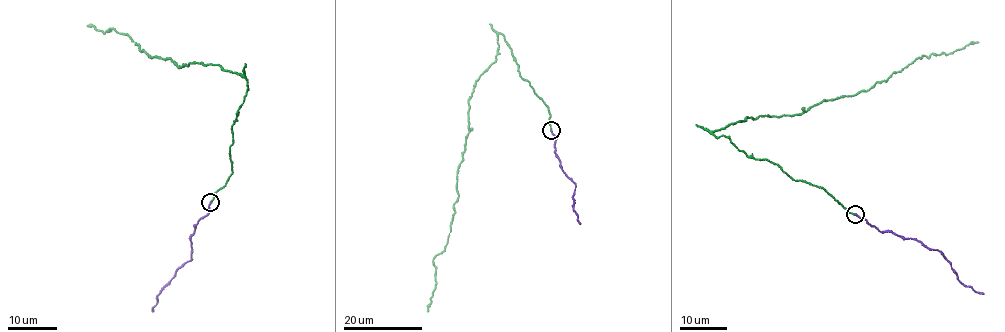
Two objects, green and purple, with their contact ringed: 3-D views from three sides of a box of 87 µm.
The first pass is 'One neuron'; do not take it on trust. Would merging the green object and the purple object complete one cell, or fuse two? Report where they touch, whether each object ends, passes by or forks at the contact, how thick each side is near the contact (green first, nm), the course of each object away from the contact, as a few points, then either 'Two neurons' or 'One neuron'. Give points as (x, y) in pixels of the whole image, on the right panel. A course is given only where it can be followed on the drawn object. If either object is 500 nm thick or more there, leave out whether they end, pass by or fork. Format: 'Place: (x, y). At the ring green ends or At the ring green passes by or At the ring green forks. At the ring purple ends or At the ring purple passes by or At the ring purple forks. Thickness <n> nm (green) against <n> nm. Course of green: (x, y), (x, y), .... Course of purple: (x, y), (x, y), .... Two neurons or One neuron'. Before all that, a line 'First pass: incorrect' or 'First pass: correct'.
First pass: correct
Place: (855, 214). At the ring green ends. At the ring purple ends. Thickness 200 nm (green) against 200 nm. Course of green: (855, 214), (823, 189), (712, 132), (747, 117), (793, 116), (856, 95), (923, 55), (978, 42). Course of purple: (856, 214), (879, 231), (913, 238), (939, 251), (962, 284), (983, 294). One neuron

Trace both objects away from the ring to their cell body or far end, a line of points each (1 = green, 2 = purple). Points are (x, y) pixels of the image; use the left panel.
1: (211, 202), (233, 172), (231, 126), (246, 78), (217, 64), (179, 67), (149, 58), (127, 34), (86, 25)
2: (210, 202), (207, 213), (194, 226), (189, 239), (191, 259), (176, 269), (157, 295), (151, 308), (153, 312)

